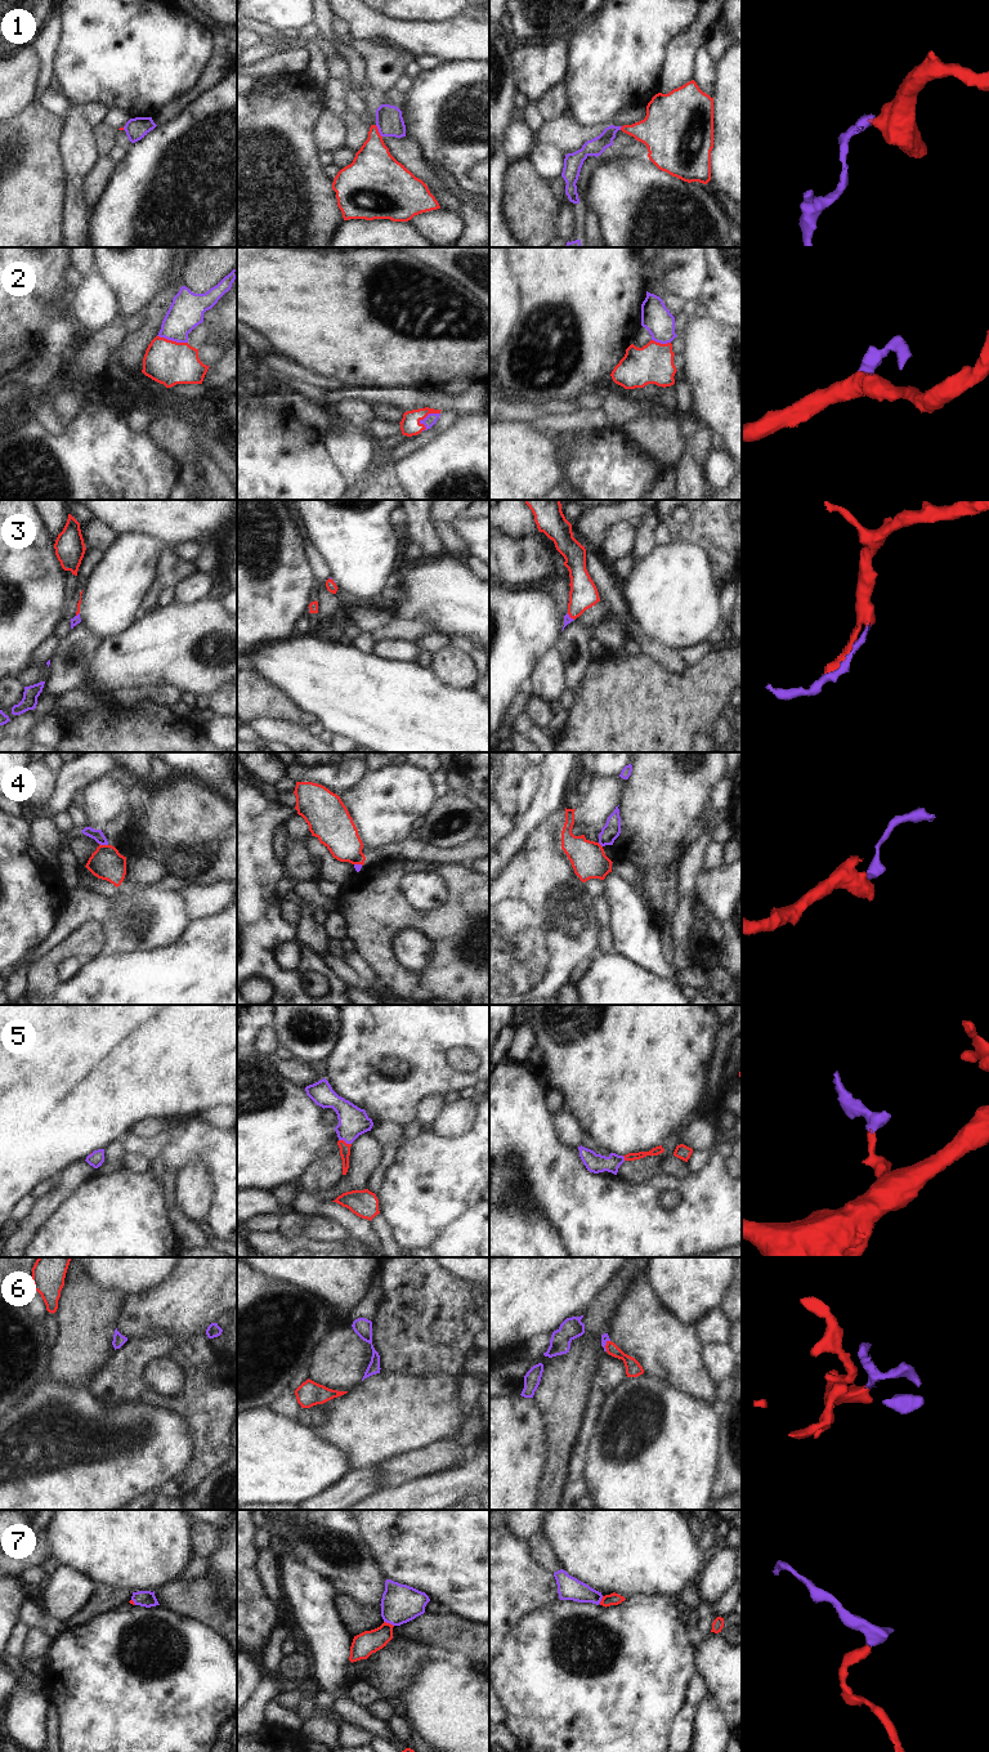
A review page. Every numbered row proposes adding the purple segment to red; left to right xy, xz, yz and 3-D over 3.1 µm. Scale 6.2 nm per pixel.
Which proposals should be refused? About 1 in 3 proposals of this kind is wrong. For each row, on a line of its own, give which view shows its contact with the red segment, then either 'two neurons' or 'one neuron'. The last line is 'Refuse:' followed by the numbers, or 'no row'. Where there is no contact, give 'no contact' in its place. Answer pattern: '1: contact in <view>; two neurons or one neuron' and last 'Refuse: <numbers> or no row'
1: contact in xz; two neurons
2: contact in xz; one neuron
3: contact in yz; one neuron
4: contact in xy; two neurons
5: contact in xz; one neuron
6: contact in yz; one neuron
7: contact in xz; one neuron
Refuse: 1, 4

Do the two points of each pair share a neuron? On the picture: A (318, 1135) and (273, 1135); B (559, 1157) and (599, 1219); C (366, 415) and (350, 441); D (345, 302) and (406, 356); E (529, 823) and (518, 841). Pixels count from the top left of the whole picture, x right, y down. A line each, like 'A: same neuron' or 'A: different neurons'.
A: same neuron
B: same neuron
C: different neurons
D: same neuron
E: same neuron

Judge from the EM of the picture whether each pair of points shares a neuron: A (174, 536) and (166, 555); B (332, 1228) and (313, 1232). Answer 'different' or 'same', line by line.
A: different
B: same

